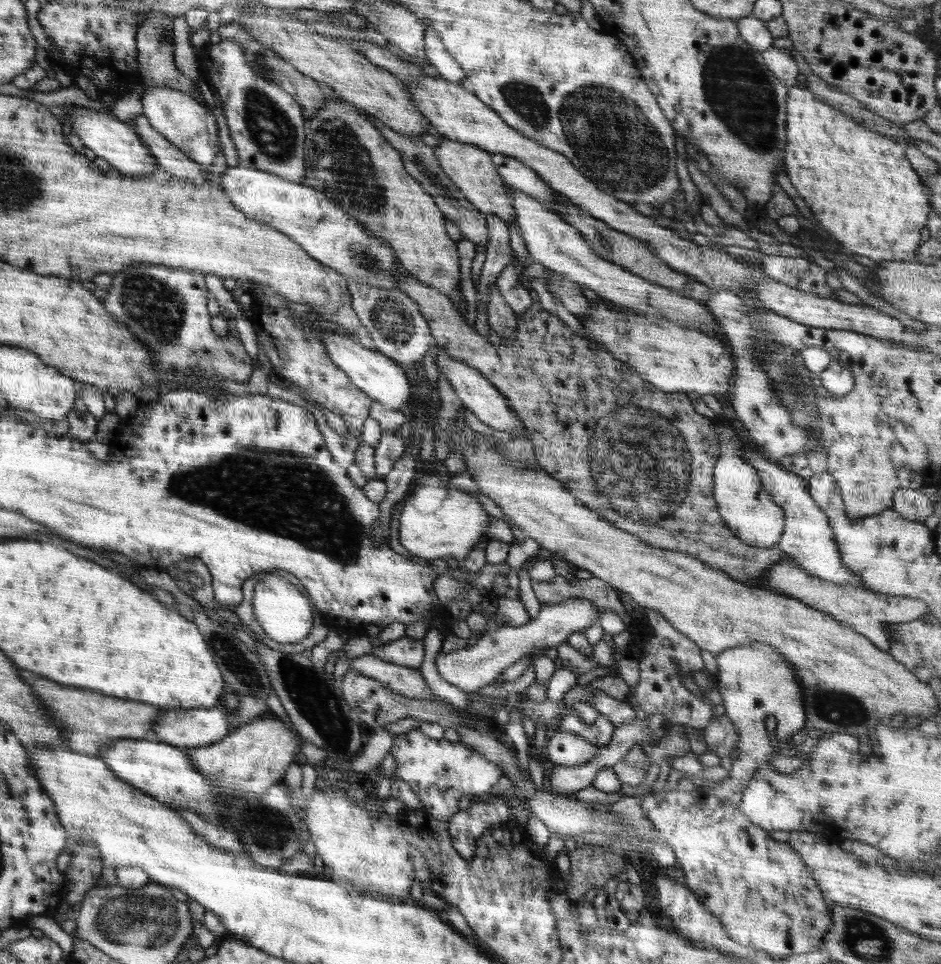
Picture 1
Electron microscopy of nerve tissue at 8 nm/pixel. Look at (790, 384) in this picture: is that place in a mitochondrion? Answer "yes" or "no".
yes

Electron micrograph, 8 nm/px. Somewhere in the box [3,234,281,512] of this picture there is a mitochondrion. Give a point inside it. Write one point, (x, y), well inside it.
(157, 309)

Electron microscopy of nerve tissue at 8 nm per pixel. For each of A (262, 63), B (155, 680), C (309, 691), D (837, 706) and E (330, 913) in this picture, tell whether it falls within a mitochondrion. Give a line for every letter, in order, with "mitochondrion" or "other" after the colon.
A: mitochondrion
B: other
C: mitochondrion
D: mitochondrion
E: other

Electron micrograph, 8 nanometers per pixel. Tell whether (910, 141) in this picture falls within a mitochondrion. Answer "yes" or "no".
no

